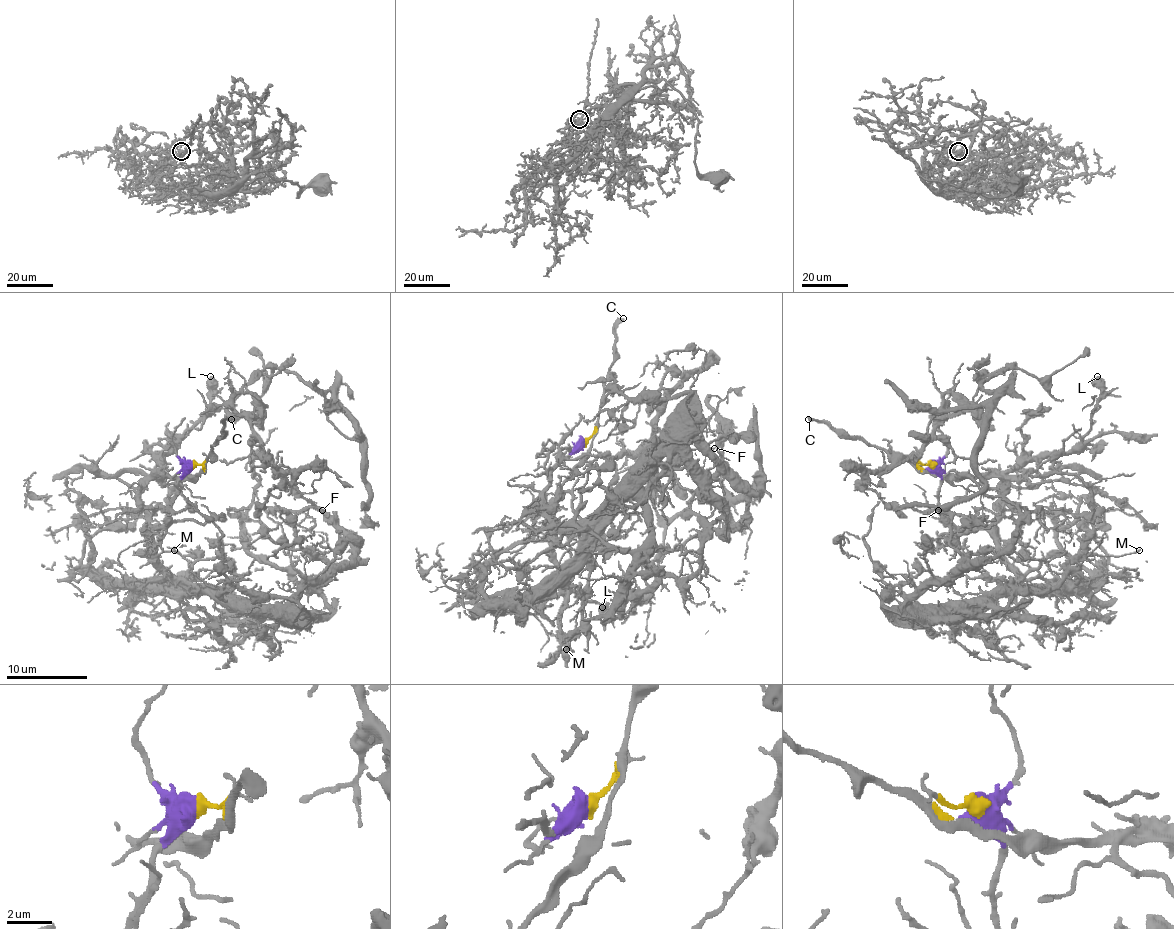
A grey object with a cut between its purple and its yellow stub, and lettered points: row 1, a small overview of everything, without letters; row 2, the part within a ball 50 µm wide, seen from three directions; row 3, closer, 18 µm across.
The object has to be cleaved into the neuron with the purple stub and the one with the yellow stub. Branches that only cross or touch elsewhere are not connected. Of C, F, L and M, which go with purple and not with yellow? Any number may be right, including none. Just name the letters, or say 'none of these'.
F, L, M

